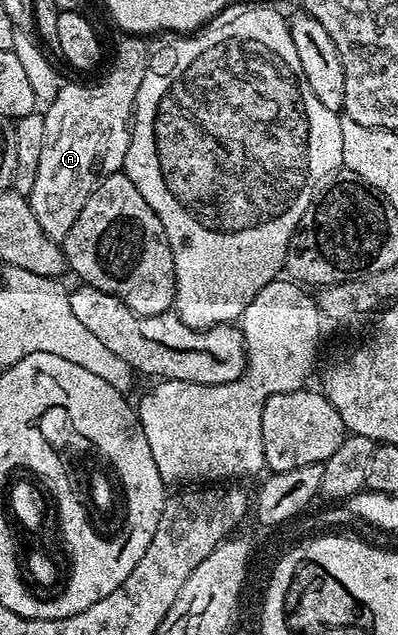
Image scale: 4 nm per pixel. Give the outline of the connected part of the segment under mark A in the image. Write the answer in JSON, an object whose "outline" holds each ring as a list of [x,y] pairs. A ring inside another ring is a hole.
{"outline":[[[122,36],[114,54],[114,63],[110,66],[110,75],[103,82],[94,82],[91,86],[81,86],[78,82],[59,85],[58,95],[45,107],[44,148],[40,148],[40,168],[36,168],[36,184],[32,184],[28,197],[36,224],[40,224],[49,238],[66,238],[68,228],[76,224],[76,216],[80,216],[80,208],[84,208],[88,196],[98,185],[100,175],[117,174],[125,167],[136,92],[144,80],[147,53],[147,43],[141,37]]]}

